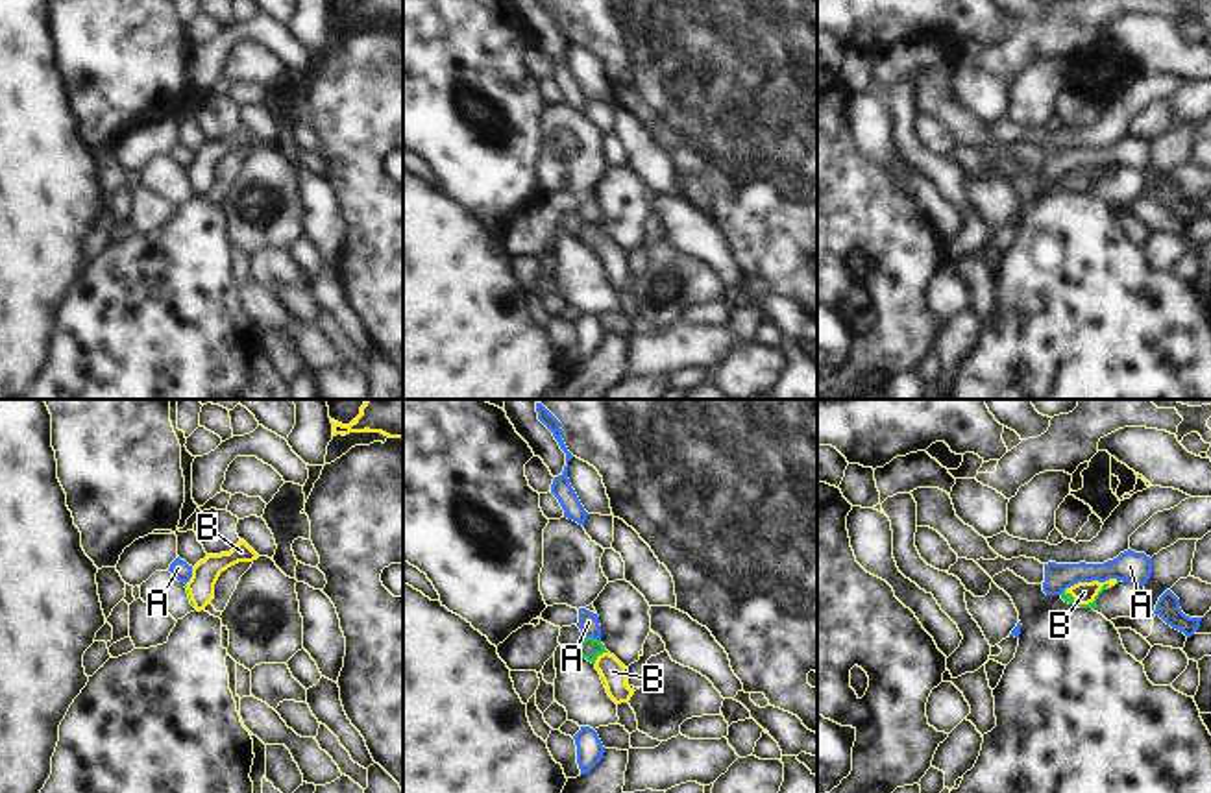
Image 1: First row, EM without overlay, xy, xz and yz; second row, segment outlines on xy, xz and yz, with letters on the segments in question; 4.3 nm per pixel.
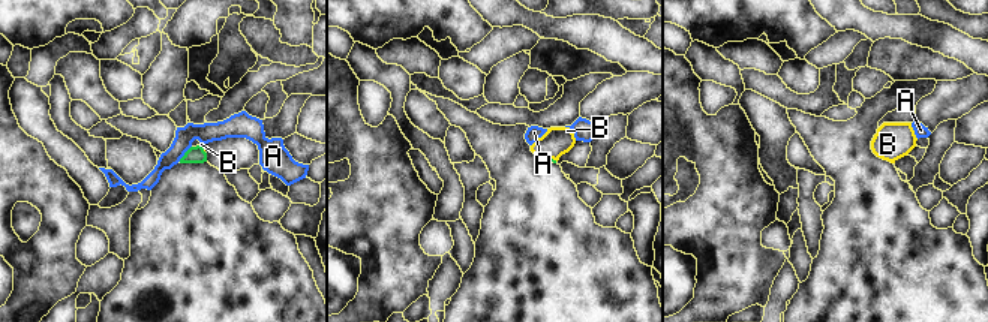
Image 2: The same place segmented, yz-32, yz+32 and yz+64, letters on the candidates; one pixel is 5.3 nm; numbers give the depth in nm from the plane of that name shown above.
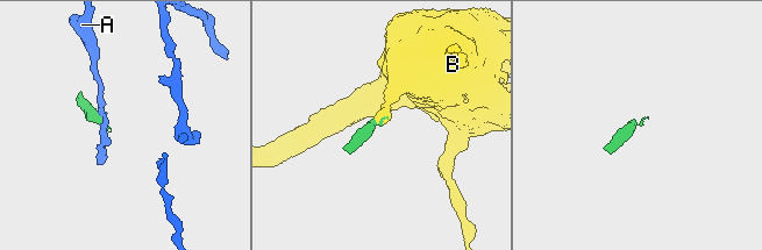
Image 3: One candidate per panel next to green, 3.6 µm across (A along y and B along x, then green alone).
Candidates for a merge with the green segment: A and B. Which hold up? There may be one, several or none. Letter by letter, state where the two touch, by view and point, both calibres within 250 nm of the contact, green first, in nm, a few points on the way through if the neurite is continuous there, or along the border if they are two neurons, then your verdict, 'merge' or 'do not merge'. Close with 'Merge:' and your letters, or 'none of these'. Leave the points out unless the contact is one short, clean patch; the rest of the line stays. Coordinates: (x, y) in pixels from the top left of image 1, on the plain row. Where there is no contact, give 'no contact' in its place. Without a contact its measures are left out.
A: meets green in xz at (592, 224); 90 nm thick on the green side, 90 nm on the other; do not merge
B: meets green in yz at (1086, 191); 50 nm thick on the green side, 100 nm on the other; runs through yz (1067, 183), (1086, 191), (1084, 178); merge
Merge: B

